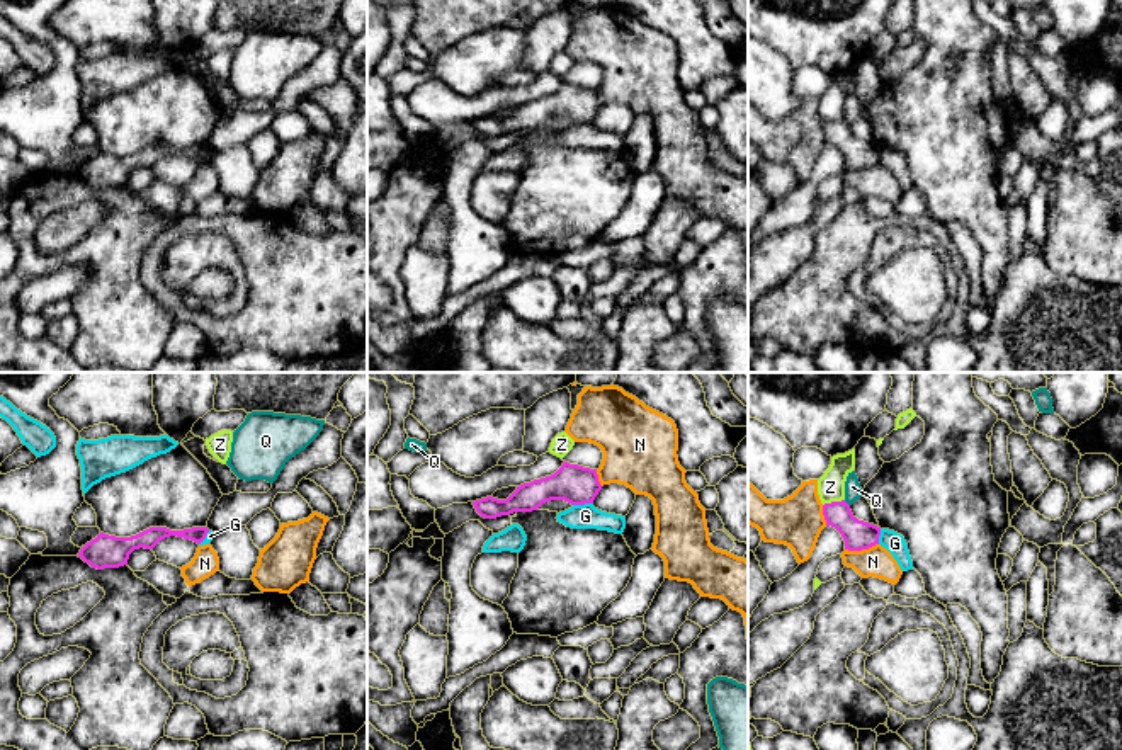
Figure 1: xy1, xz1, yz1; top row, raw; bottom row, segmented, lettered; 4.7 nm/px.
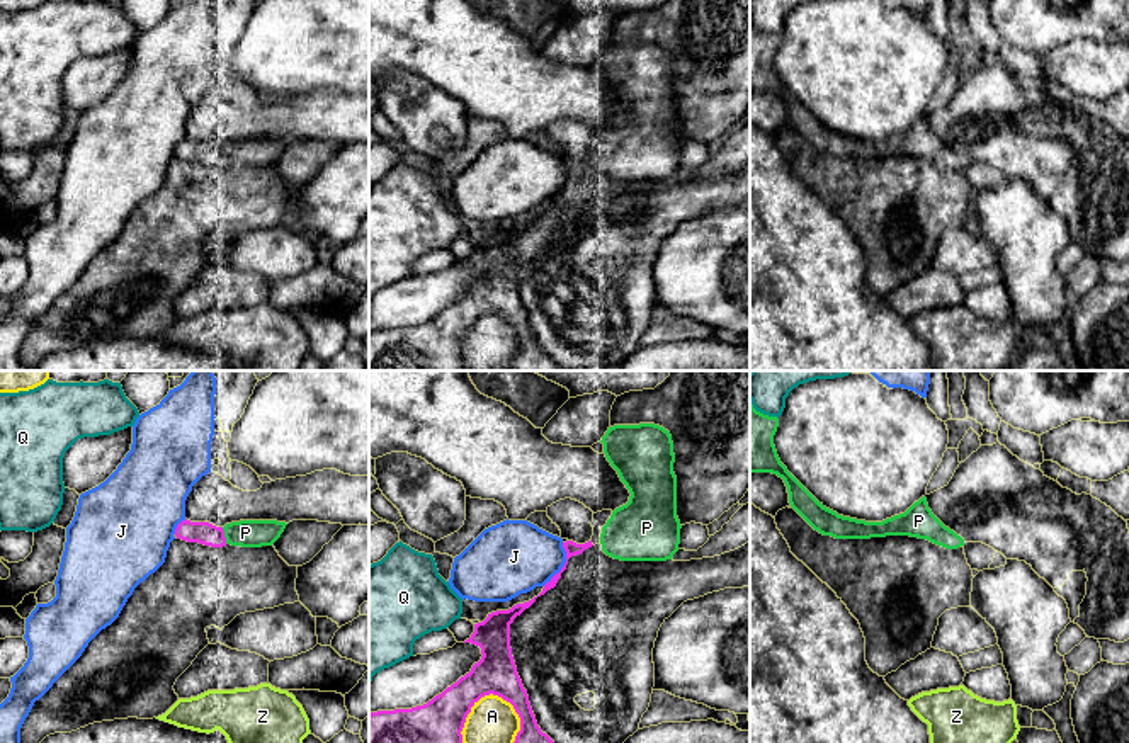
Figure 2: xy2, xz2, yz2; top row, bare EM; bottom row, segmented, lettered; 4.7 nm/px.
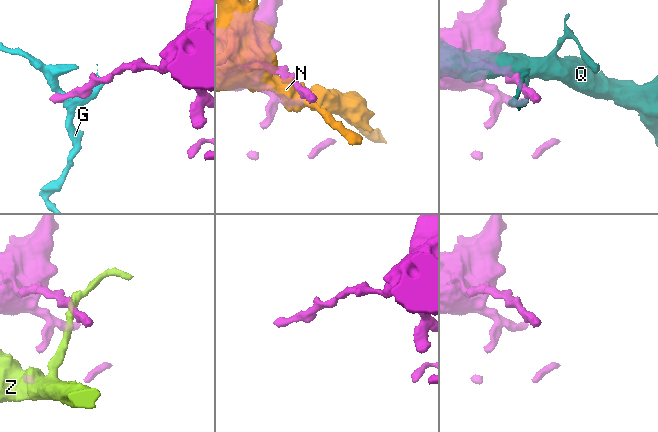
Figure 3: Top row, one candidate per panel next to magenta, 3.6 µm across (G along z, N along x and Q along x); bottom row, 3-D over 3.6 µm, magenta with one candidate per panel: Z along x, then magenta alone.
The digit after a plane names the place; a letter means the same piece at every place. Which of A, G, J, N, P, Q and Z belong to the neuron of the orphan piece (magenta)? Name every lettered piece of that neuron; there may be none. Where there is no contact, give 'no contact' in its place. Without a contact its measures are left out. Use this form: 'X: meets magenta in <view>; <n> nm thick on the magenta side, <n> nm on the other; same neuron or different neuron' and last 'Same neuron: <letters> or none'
A: meets magenta in xz2; 220 nm thick on the magenta side, 220 nm on the other; different neuron
G: meets magenta in xz1; 190 nm thick on the magenta side, 110 nm on the other; different neuron
J: meets magenta in xz2; 70 nm thick on the magenta side, 360 nm on the other; different neuron
N: meets magenta in yz1; 140 nm thick on the magenta side, 150 nm on the other; different neuron
P: meets magenta in xy2; 110 nm thick on the magenta side, 130 nm on the other; same neuron
Q: meets magenta in yz1; 140 nm thick on the magenta side, 80 nm on the other; different neuron
Z: meets magenta in yz1; 140 nm thick on the magenta side, 130 nm on the other; different neuron
Same neuron: P

